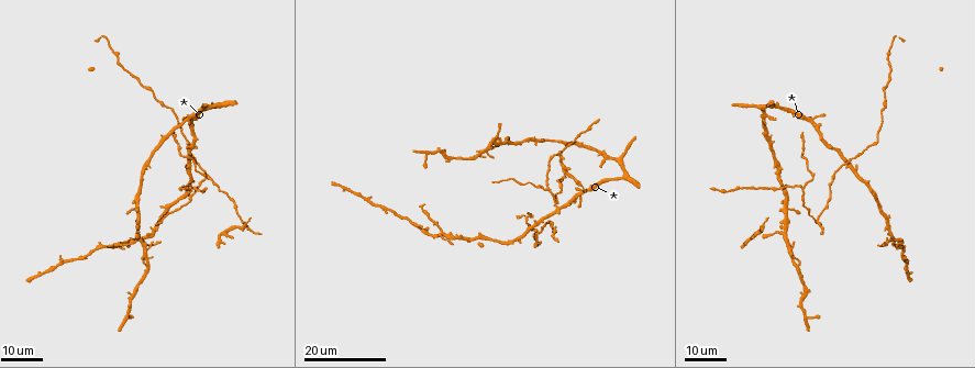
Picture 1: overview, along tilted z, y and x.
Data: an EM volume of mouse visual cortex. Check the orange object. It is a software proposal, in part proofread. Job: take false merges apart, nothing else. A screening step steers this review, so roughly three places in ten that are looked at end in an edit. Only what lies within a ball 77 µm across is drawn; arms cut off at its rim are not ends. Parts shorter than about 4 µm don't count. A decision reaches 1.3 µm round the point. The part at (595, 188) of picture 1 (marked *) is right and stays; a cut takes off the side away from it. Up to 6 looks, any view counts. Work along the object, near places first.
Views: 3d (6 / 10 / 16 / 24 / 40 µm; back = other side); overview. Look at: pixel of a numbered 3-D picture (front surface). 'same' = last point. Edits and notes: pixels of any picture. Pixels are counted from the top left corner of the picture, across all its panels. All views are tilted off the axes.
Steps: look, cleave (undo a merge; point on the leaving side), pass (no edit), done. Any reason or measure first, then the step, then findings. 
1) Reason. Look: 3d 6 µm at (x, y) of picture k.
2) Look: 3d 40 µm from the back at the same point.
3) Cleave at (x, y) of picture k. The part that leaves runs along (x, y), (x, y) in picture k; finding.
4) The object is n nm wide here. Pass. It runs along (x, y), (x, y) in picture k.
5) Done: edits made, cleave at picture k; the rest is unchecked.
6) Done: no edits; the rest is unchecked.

Four-way junction. Look: 3d 24 µm at (582, 192) of picture 1.

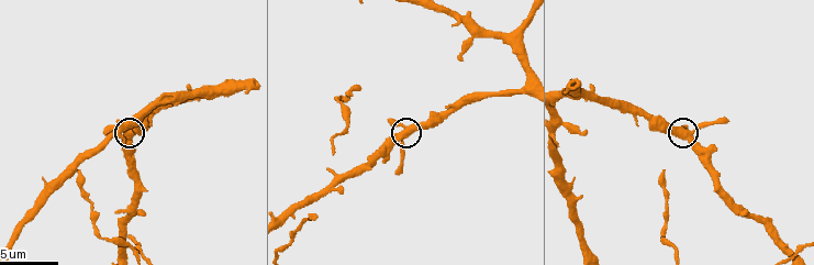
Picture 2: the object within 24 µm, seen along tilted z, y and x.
Look: 3d 10 µm at (681, 130) of picture 2.

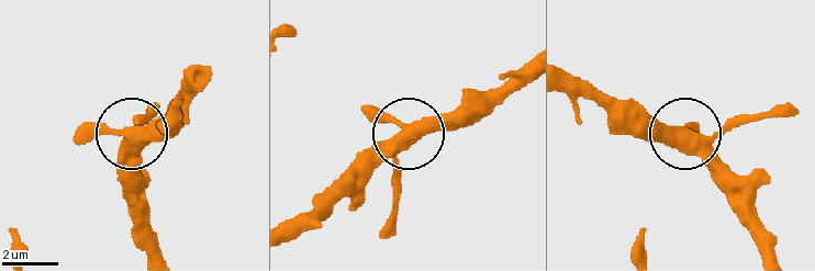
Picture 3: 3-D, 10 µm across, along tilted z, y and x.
The side arm is 56 µm long; 4 arms meet here. Pass. One cell here.

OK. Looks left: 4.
Three-way junction. Look: 3d 24 µm at (801, 191) of picture 1.

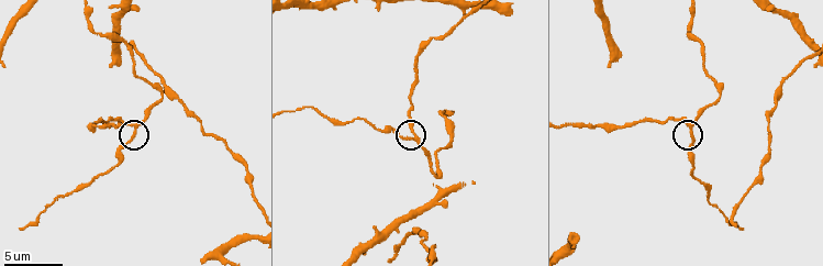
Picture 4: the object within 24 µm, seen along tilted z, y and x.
Look: 3d 10 µm at (691, 128) of picture 4.

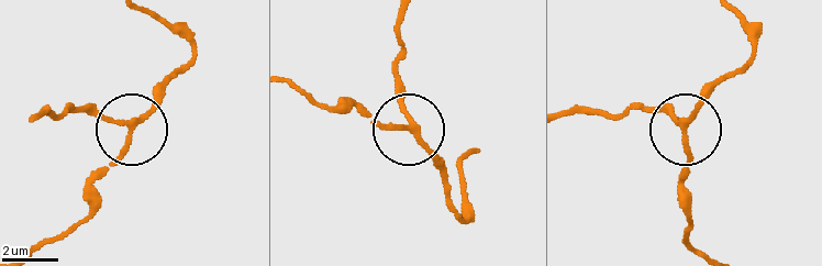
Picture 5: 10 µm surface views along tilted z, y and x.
The side arm is 17 µm long. Pass. It runs along (736, 9), (751, 56), (714, 85), (686, 120), (685, 188) in picture 5; continuous, no second cell.

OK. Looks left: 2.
Look: 3d 16 µm at (783, 231) of picture 1.

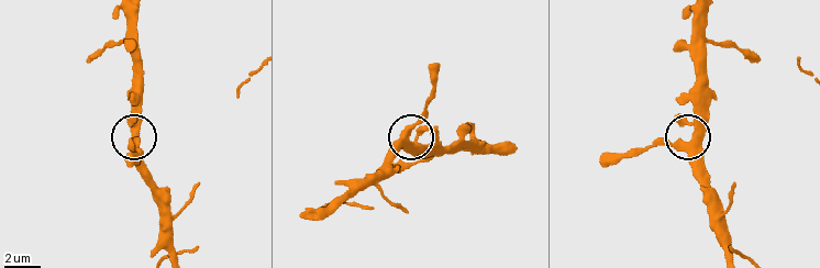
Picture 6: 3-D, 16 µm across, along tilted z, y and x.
Zoom in. Look: 3d 6 µm at (132, 147) of picture 6.

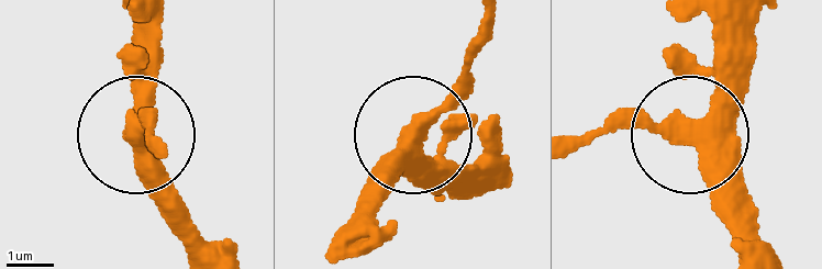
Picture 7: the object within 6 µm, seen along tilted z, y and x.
The object is 450 nm wide here. Pass. It runs along (739, 23), (735, 81), (701, 118), (571, 137) in picture 7; one cell here.

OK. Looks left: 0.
Done: no edits; the rest is unchecked.

